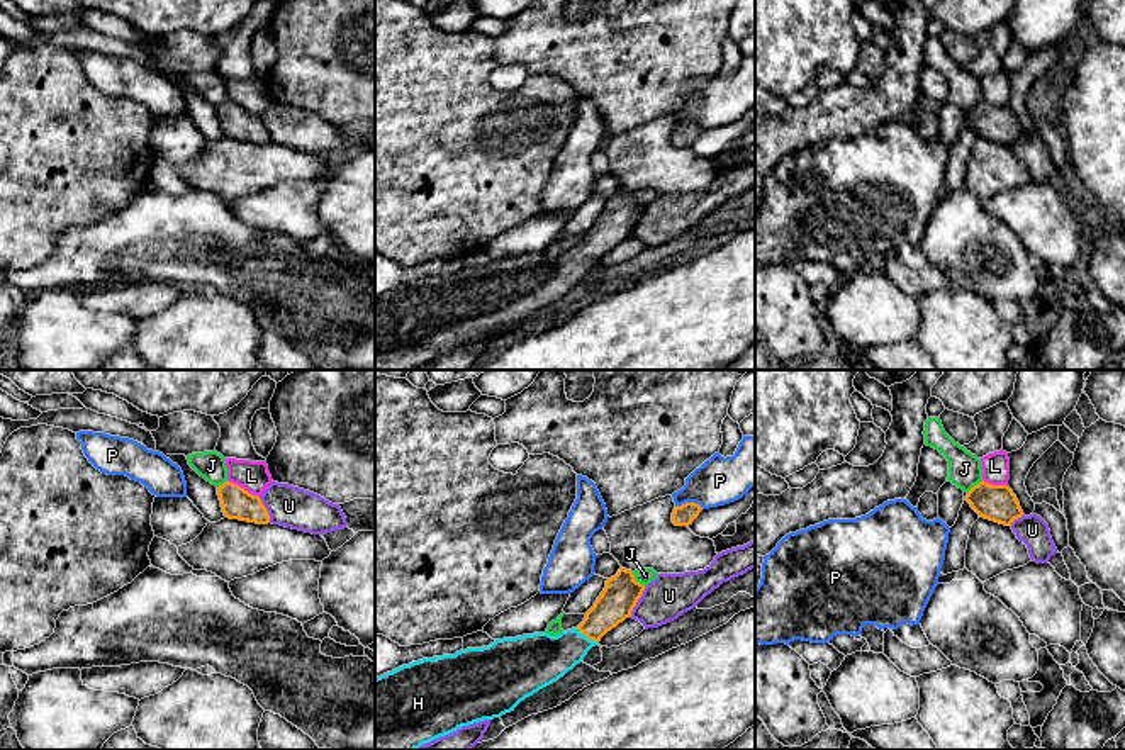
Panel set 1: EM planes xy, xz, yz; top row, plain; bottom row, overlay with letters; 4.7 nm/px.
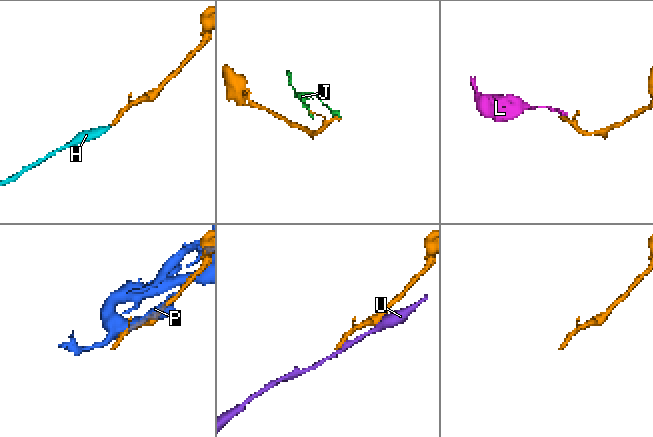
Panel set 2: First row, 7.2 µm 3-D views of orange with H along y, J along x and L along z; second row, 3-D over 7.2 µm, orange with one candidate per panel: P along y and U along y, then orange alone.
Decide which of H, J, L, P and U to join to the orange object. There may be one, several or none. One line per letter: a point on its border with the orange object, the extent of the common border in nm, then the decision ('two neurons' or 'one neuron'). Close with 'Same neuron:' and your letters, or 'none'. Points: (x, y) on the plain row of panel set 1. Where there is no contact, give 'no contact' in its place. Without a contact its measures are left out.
H: xz (587, 257) | 130 nm | one neuron
J: xz (635, 201) | 90 nm | two neurons
L: xy (241, 107) | 180 nm | two neurons
P: xz (689, 123) | 140 nm | two neurons
U: xz (637, 221) | 160 nm | two neurons
Same neuron: H

